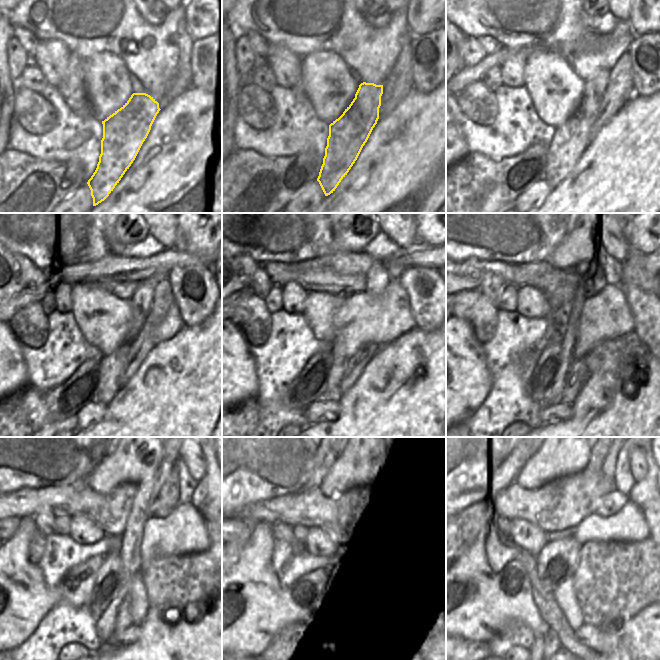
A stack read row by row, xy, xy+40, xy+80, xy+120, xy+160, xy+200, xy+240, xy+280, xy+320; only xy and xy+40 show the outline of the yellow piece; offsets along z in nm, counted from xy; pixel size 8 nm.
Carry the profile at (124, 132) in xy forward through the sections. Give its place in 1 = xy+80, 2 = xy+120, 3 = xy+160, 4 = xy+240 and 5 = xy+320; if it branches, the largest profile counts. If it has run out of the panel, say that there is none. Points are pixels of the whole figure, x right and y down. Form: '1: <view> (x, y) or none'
1: xy+80 (570, 139)
2: xy+120 (110, 384)
3: xy+160 (378, 278)
4: xy+240 (167, 498)
5: xy+320 (611, 504)

